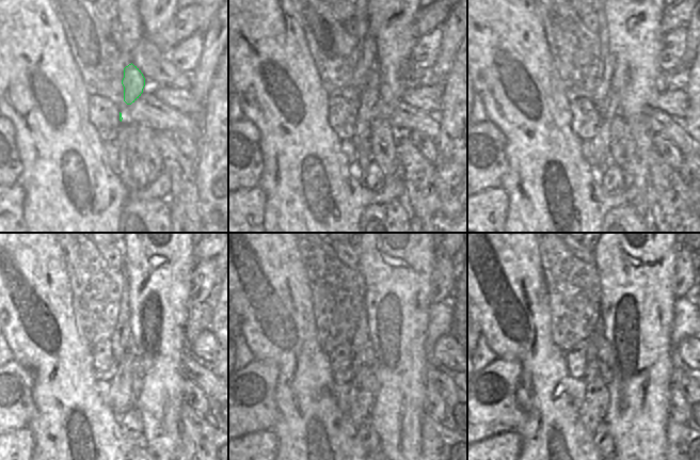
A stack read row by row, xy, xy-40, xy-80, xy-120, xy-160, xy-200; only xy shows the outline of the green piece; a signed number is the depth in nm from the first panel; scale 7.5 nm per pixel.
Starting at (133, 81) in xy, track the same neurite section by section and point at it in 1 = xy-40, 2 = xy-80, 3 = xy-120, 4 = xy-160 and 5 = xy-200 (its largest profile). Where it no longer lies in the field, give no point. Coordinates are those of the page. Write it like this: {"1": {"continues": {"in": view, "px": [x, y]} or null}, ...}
{"1": {"continues": {"in": "xy-40", "px": [370, 100]}}, "2": {"continues": {"in": "xy-80", "px": [609, 108]}}, "3": {"continues": {"in": "xy-120", "px": [122, 398]}}, "4": {"continues": {"in": "xy-160", "px": [360, 399]}}, "5": {"continues": {"in": "xy-200", "px": [594, 406]}}}

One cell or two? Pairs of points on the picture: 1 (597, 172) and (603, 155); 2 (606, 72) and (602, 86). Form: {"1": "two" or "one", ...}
{"1": "one", "2": "one"}

